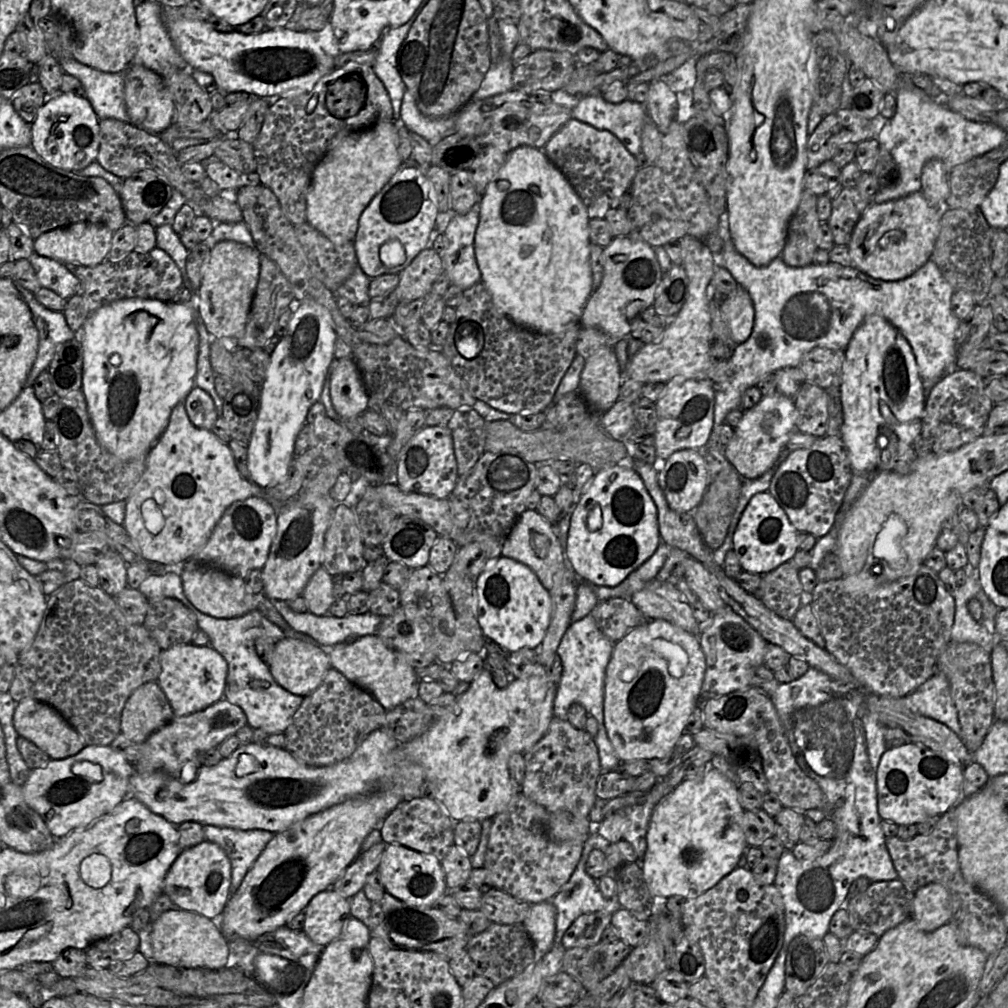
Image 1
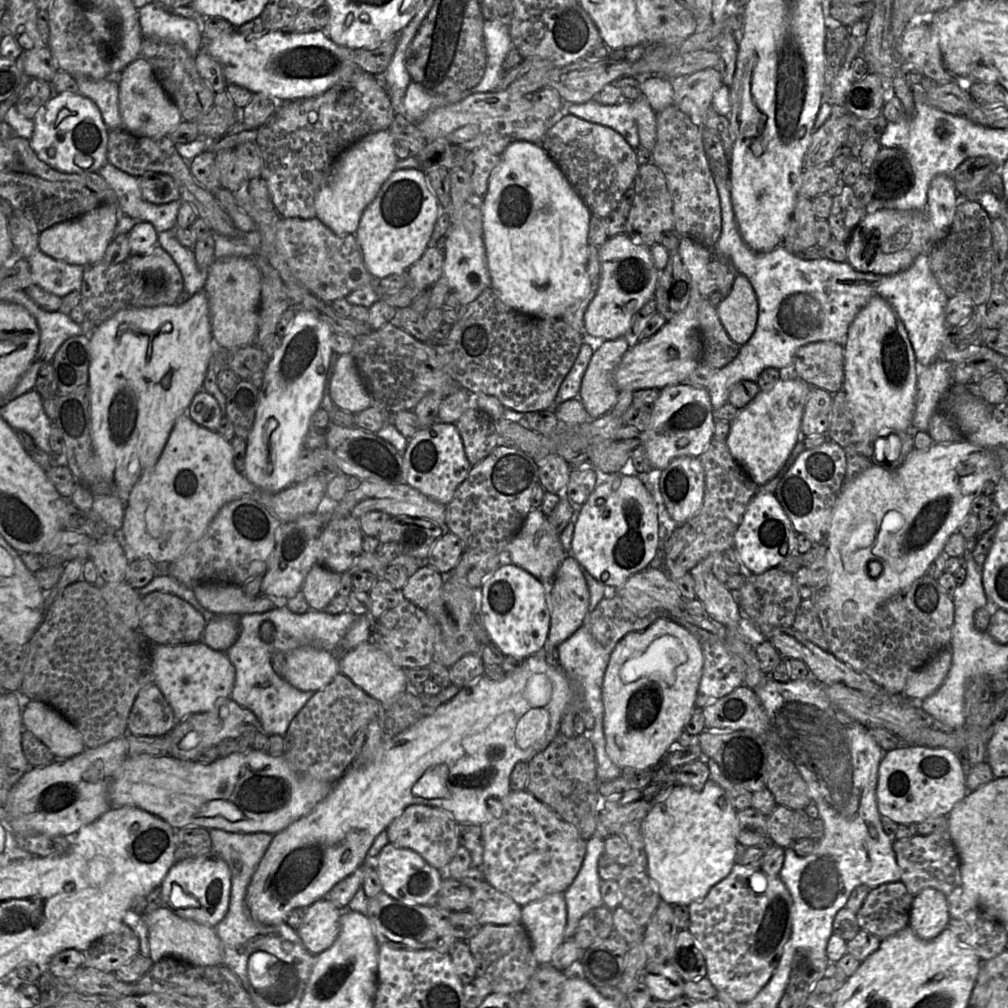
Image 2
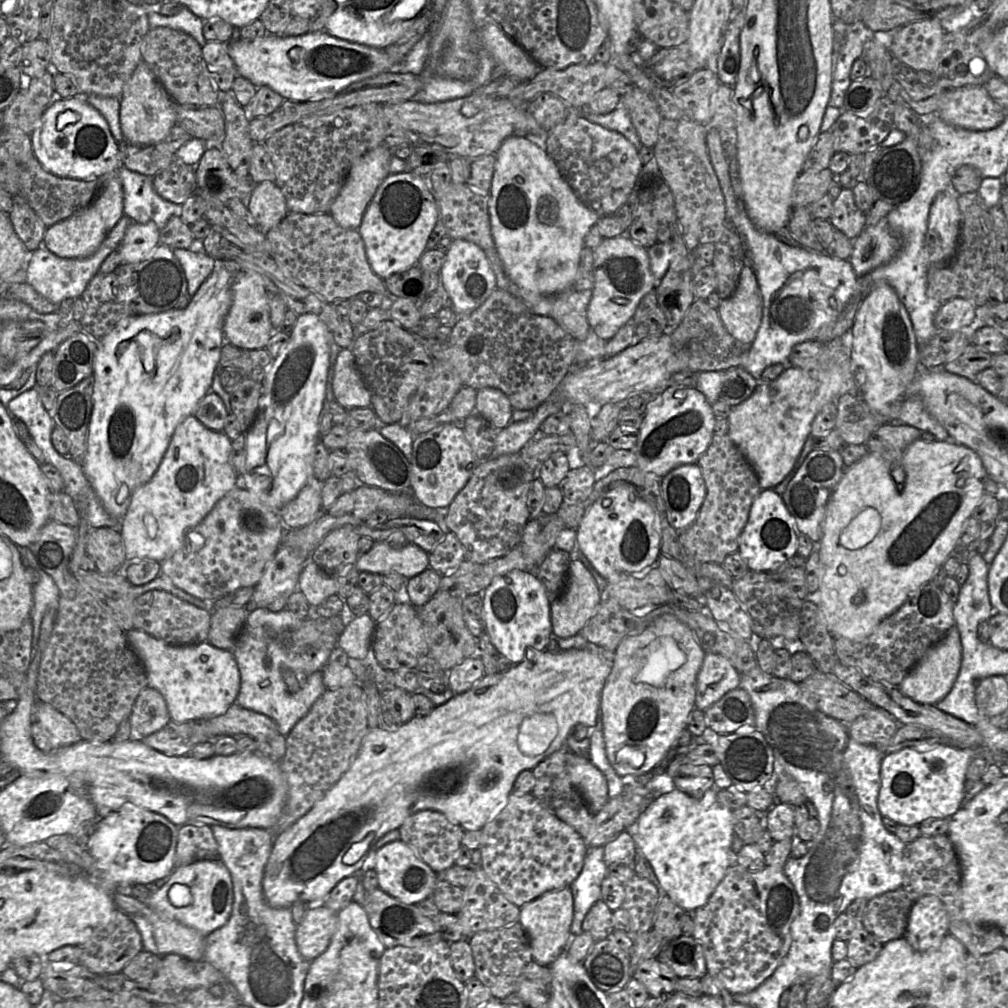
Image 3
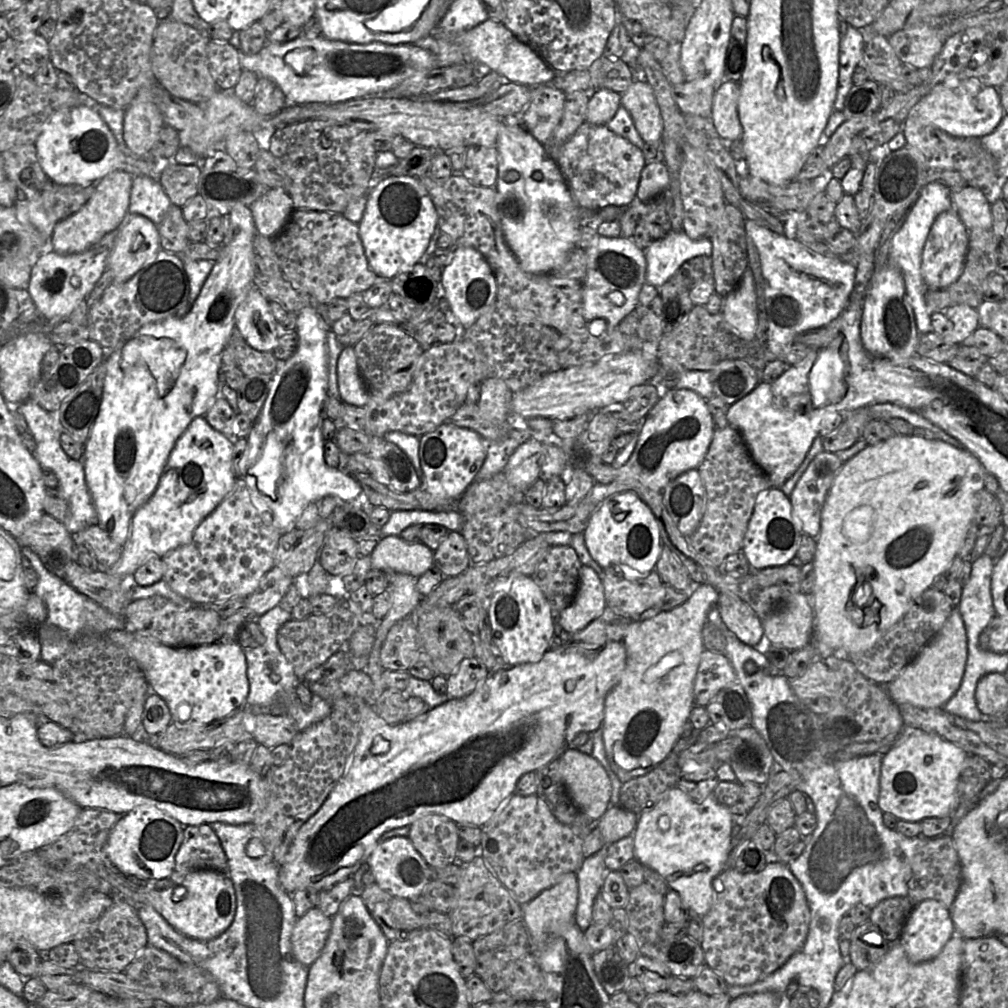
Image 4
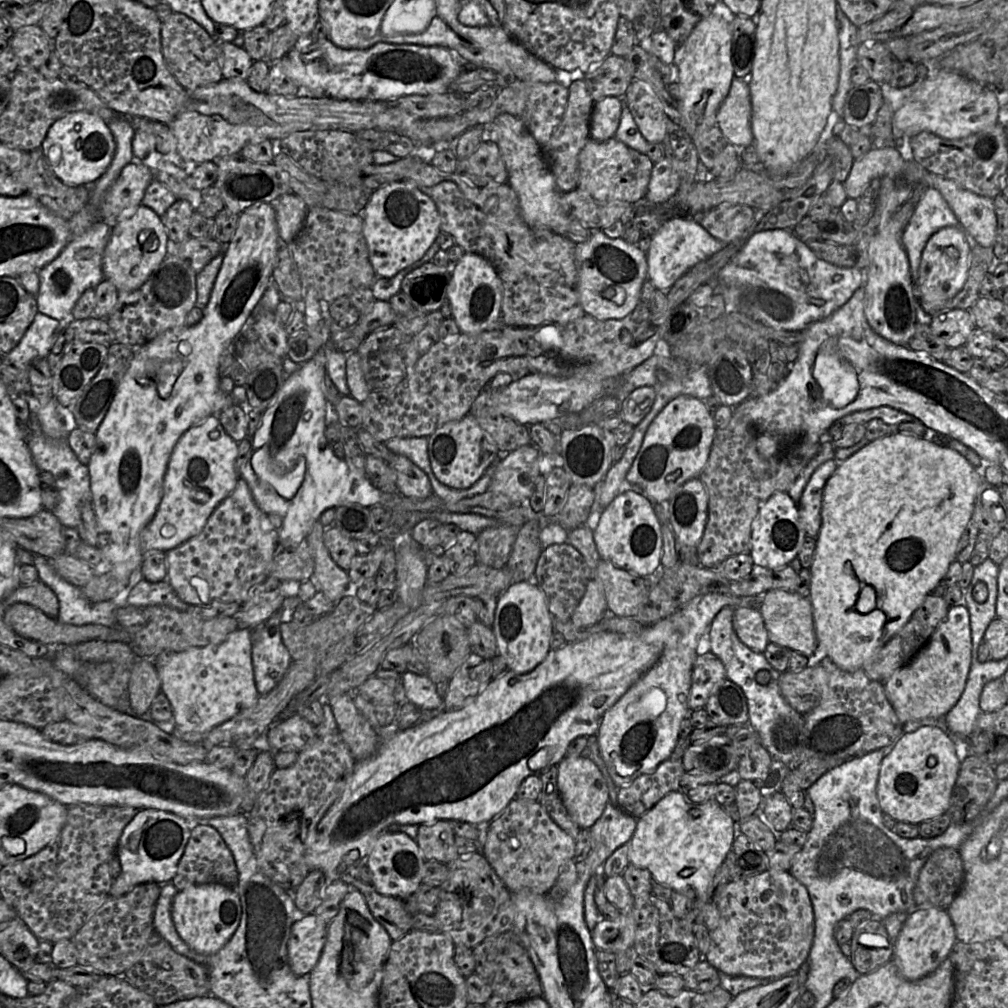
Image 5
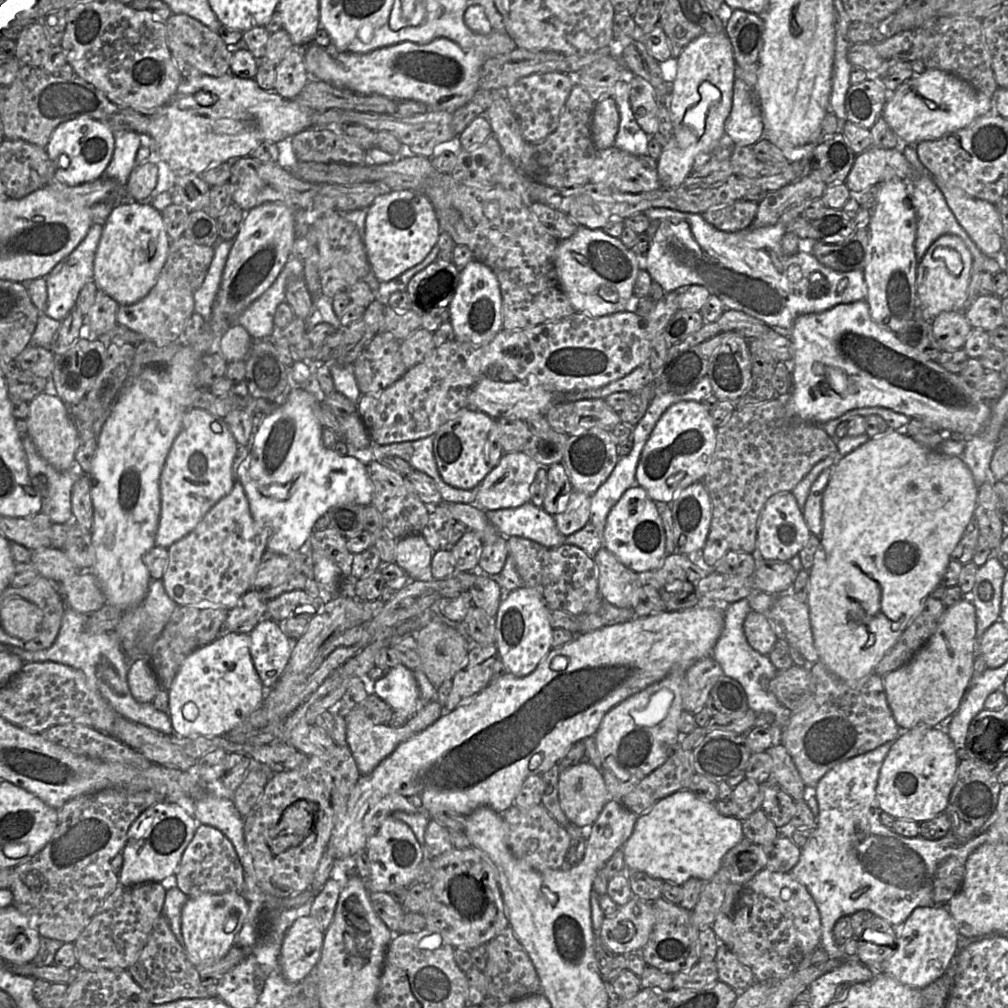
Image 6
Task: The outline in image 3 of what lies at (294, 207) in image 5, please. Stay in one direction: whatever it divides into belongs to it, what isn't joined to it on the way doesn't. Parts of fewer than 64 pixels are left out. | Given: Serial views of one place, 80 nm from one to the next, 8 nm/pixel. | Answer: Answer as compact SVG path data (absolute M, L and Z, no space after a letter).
M274 182L254 185L248 202L249 217L263 233L278 225L288 214L286 200Z

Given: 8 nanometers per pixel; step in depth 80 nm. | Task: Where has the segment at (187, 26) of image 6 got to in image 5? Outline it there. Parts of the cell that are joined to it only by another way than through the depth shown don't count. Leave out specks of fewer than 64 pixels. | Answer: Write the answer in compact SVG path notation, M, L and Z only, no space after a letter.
M174 12L163 20L161 47L167 68L187 92L192 92L198 87L212 85L223 78L223 55L219 42L186 15Z

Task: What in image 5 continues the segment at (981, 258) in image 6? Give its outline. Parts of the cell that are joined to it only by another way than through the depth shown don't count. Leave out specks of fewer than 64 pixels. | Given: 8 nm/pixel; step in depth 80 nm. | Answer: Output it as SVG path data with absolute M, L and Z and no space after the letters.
M927 188L900 236L915 287L922 253L930 237L942 228L959 226L959 220L942 194Z

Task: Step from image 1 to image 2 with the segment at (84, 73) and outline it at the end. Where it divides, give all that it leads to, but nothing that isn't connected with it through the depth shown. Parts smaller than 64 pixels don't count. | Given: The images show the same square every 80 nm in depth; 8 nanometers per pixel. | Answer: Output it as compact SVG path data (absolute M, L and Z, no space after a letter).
M73 76L79 93L92 100L100 110L109 130L122 128L119 110L119 82L109 79L94 80L84 76Z

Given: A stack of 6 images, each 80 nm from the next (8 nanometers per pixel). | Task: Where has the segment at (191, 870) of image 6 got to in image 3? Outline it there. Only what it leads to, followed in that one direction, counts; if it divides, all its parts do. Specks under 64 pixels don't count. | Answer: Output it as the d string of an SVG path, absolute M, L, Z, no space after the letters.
M183 825L177 833L174 866L218 858L218 845L207 825Z

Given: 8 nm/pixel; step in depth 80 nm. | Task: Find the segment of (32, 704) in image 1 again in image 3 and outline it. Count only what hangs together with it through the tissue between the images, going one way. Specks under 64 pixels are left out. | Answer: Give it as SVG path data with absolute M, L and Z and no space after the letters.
M36 702L33 722L44 727L57 740L58 746L69 746L82 740L73 722L48 704Z

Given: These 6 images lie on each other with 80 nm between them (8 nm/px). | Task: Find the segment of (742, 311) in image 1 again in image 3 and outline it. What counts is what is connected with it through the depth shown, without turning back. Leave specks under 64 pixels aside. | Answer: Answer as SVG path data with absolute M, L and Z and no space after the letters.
M751 266L741 270L735 291L720 302L717 312L733 338L745 344L753 342L761 321L762 300Z

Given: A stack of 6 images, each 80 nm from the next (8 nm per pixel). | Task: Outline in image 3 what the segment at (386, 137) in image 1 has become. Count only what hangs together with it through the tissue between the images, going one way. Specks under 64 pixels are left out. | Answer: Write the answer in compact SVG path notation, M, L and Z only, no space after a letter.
M384 144L359 157L350 167L341 190L333 201L329 214L346 229L357 229L361 224L364 212L383 180L390 174L389 162L392 150Z

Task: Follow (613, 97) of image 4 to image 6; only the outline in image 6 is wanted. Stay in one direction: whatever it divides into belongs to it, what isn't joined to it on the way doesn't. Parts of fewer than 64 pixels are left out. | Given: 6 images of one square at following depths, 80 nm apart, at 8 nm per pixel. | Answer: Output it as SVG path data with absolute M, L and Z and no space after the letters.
M605 97L595 103L591 118L591 136L597 151L614 146L619 122L619 110L612 97Z

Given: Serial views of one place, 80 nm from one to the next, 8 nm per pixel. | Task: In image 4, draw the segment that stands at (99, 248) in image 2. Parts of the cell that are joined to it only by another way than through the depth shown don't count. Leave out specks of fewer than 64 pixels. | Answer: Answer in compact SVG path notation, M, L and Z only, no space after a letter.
M122 170L109 173L96 185L89 200L74 214L58 222L49 238L50 248L59 254L80 253L96 244L106 233L119 228L129 217L128 208L133 175Z

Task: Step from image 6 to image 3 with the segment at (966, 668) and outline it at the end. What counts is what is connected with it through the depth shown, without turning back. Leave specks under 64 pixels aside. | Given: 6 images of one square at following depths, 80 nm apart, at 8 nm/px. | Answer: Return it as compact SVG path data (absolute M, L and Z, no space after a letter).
M954 624L947 634L931 646L898 685L901 692L916 702L936 704L945 698L957 679L962 663L962 643L959 629Z

